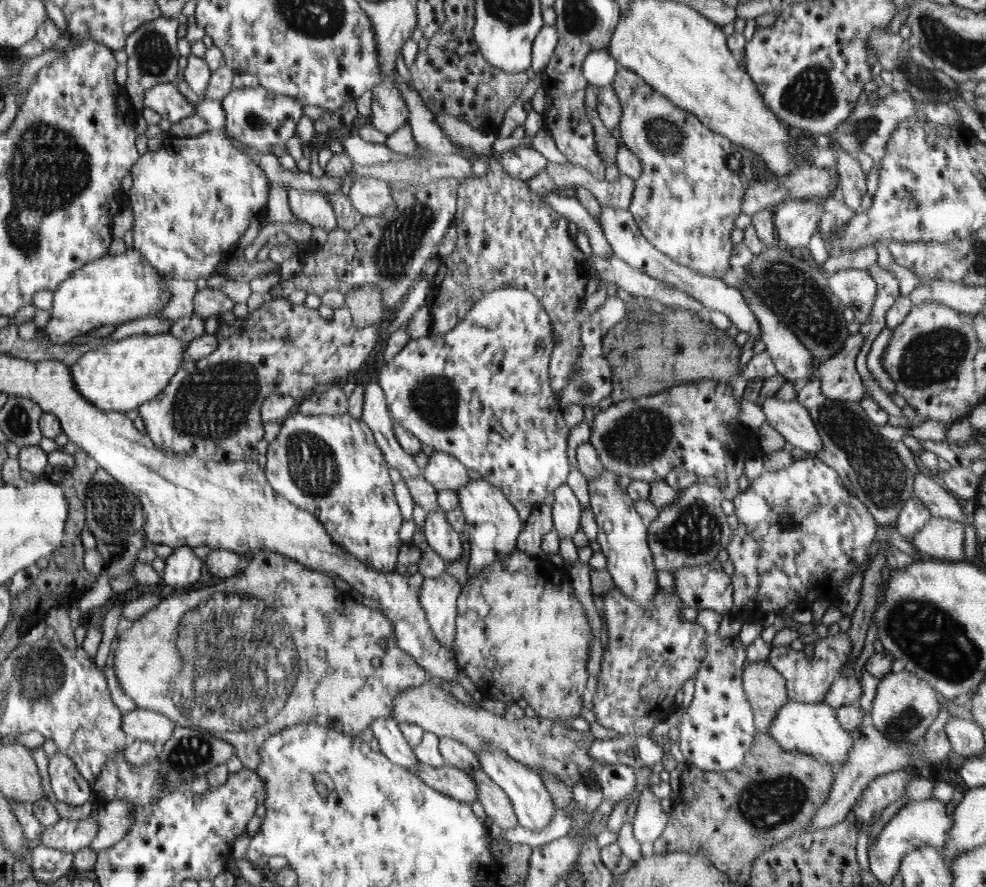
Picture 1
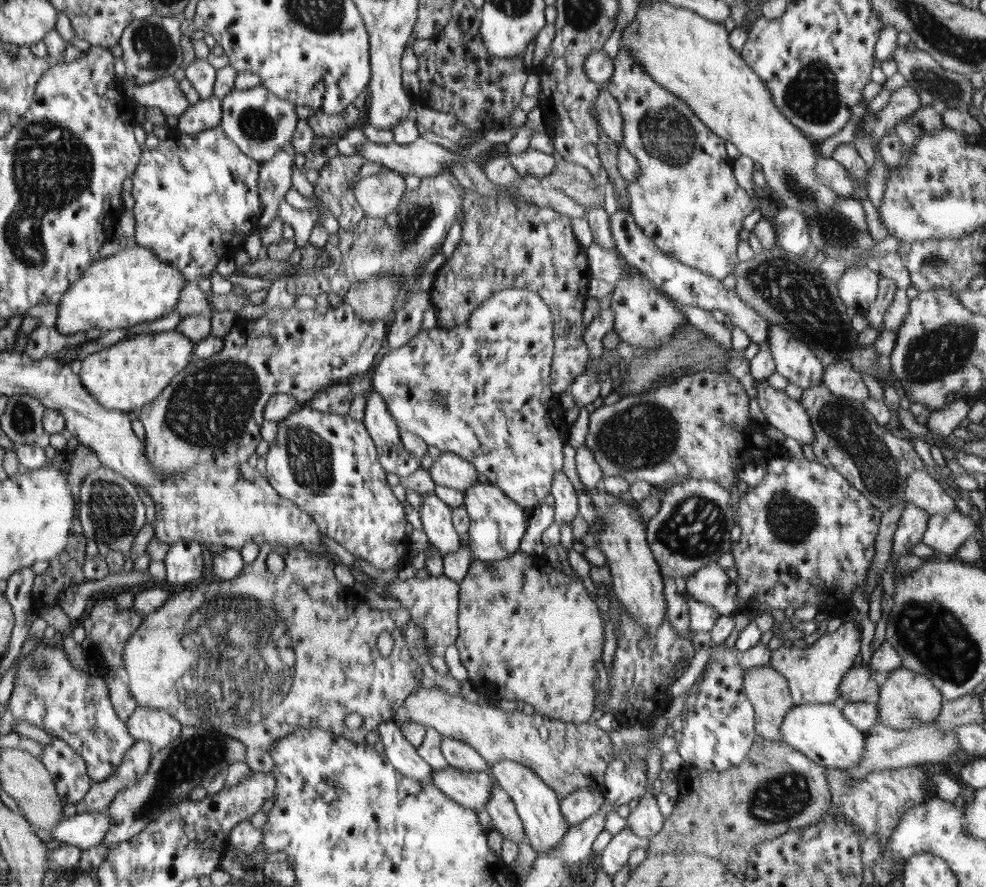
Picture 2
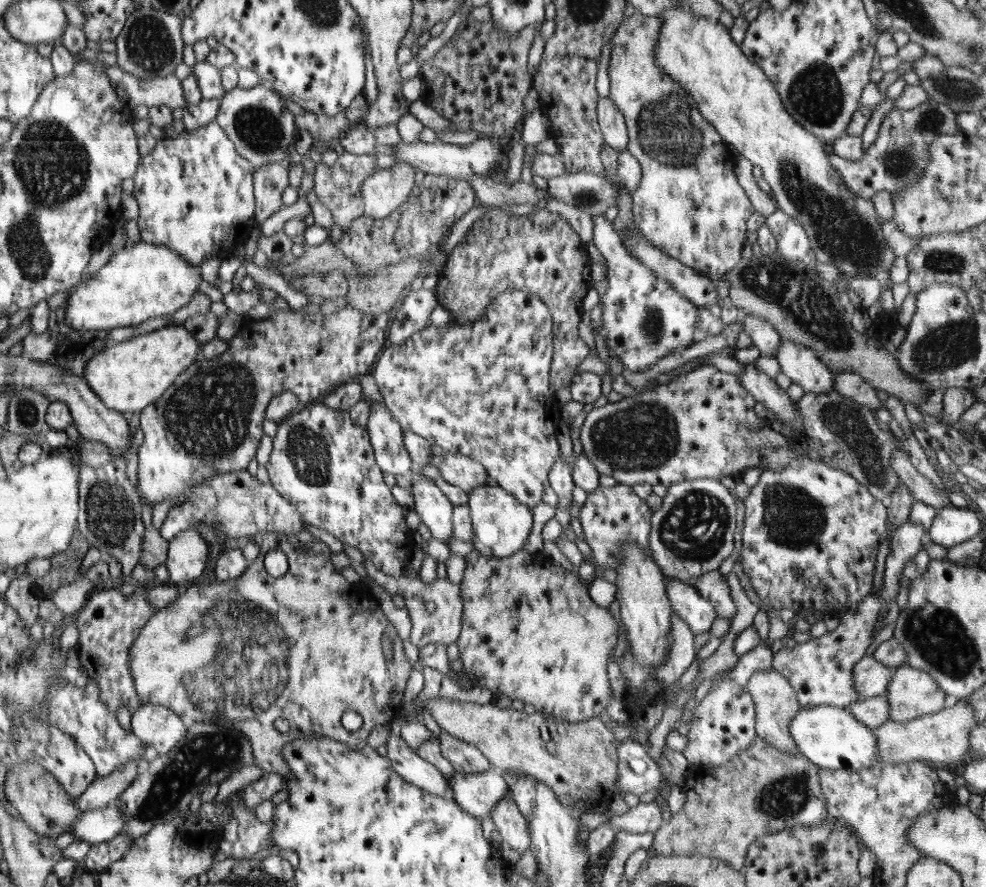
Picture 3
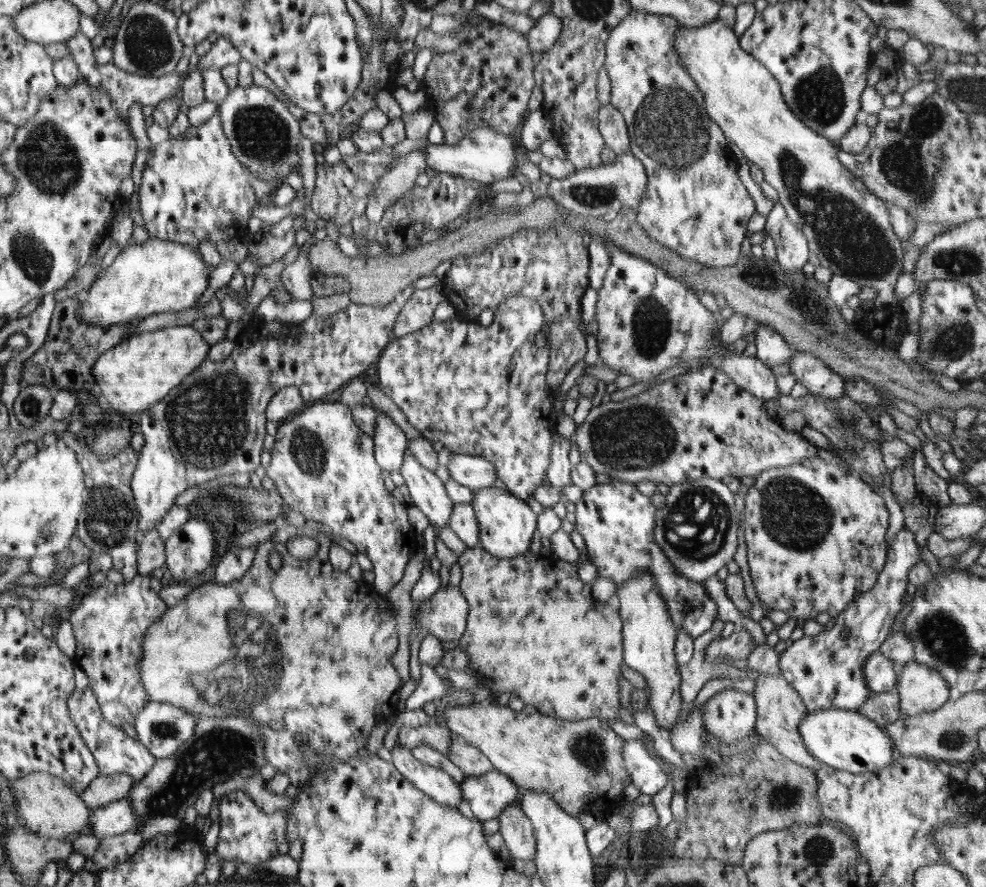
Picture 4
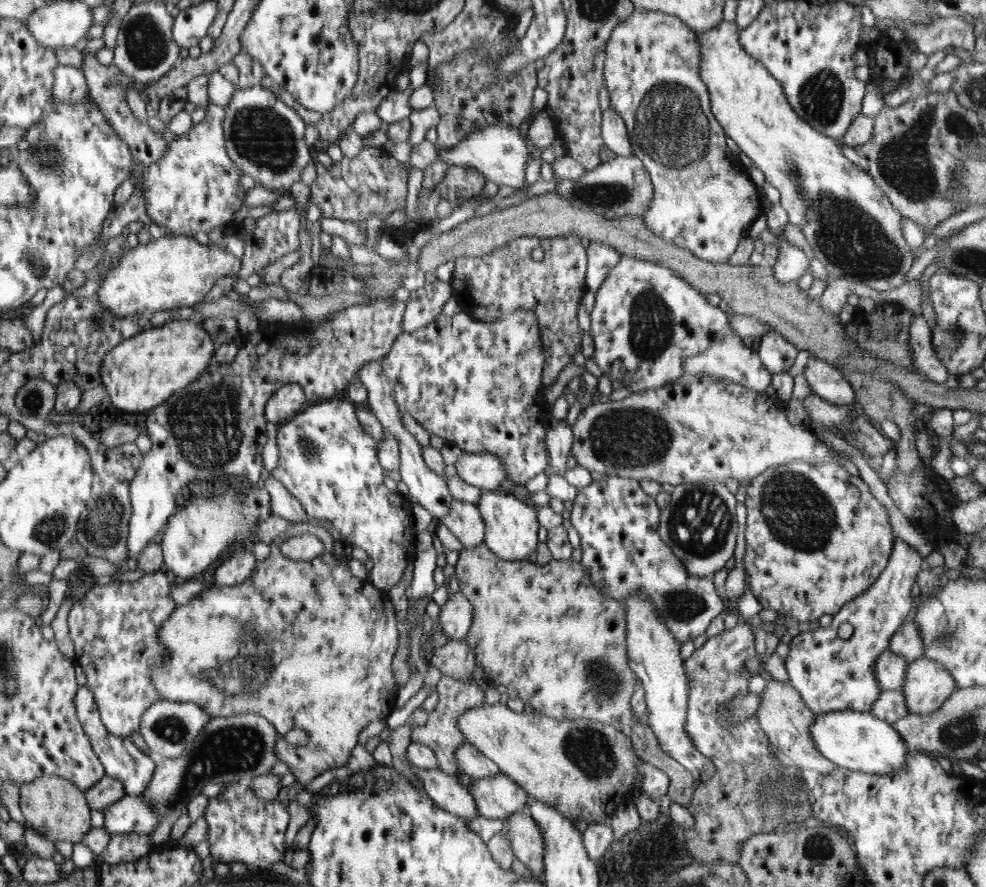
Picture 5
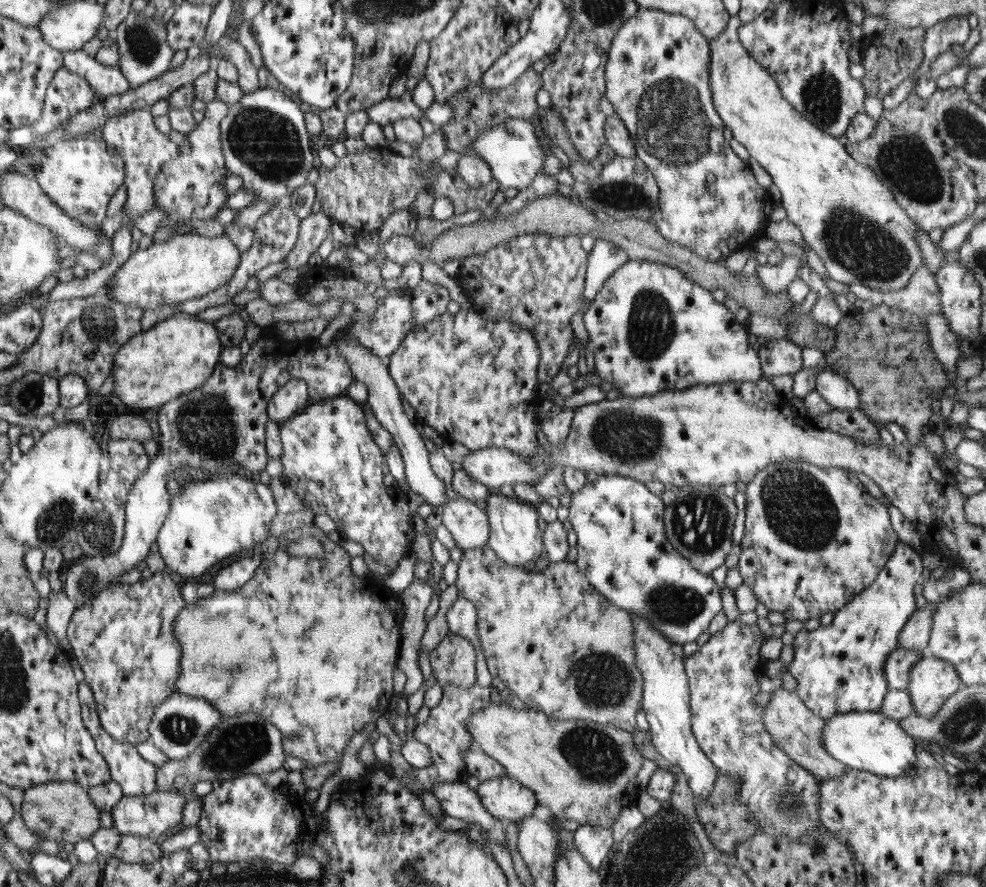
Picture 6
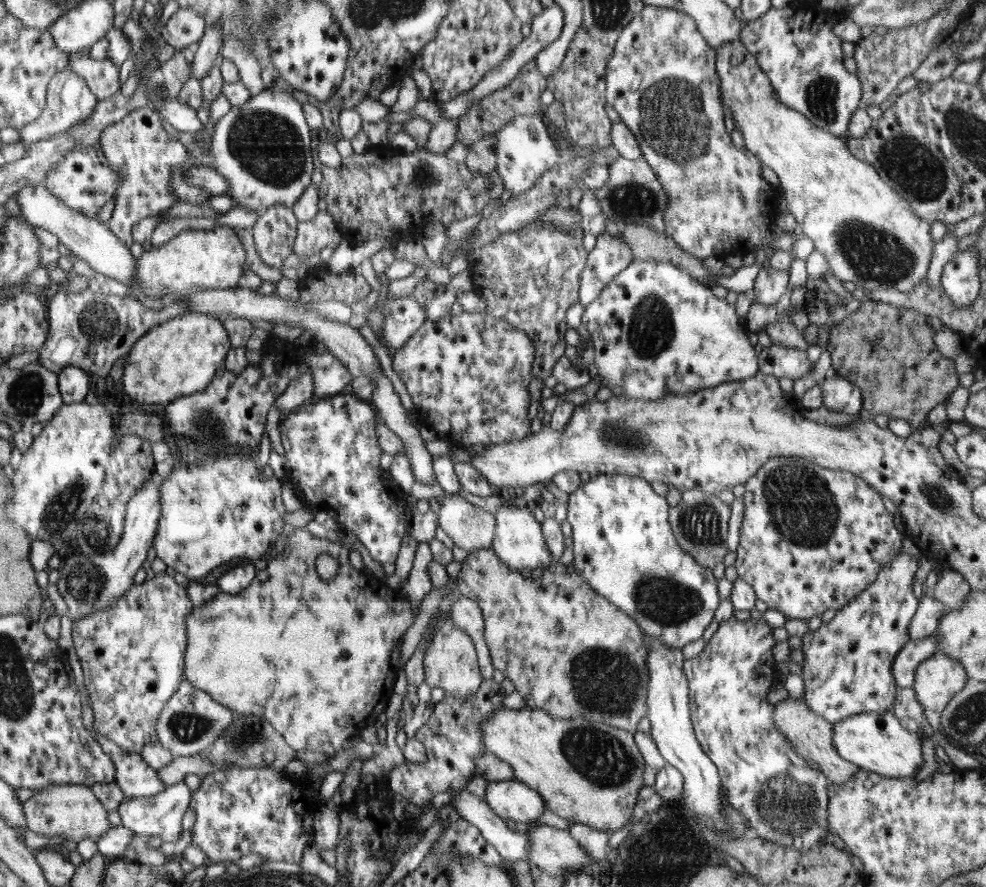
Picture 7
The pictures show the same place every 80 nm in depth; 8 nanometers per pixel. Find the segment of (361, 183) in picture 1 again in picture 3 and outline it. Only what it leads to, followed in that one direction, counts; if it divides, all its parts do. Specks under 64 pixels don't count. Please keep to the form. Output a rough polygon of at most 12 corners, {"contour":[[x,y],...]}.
{"contour":[[394,162],[360,188],[364,216],[387,219],[411,194],[417,170]]}

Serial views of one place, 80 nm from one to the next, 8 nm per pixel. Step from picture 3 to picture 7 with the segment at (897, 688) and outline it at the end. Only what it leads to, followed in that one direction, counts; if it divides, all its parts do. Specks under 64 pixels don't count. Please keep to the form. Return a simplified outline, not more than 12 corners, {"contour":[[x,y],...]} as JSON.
{"contour":[[936,652],[916,668],[924,721],[940,716],[968,682],[961,662]]}

